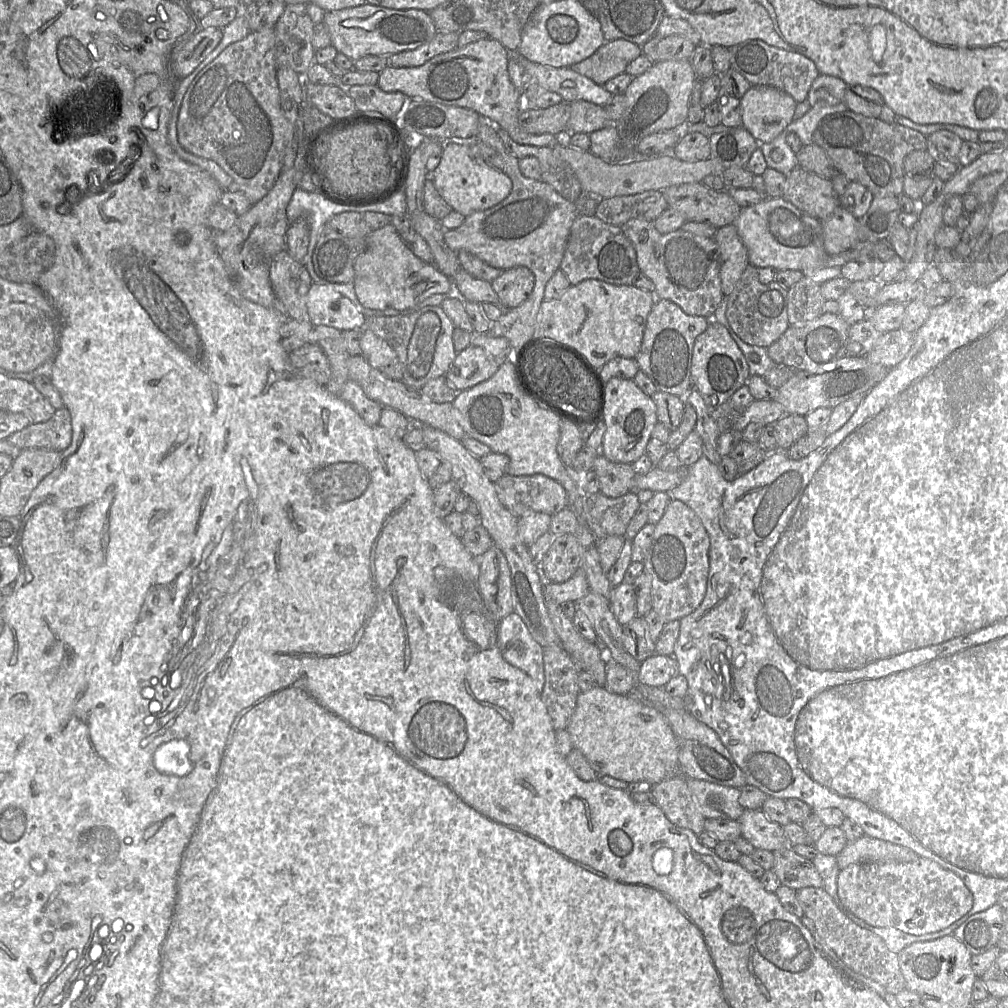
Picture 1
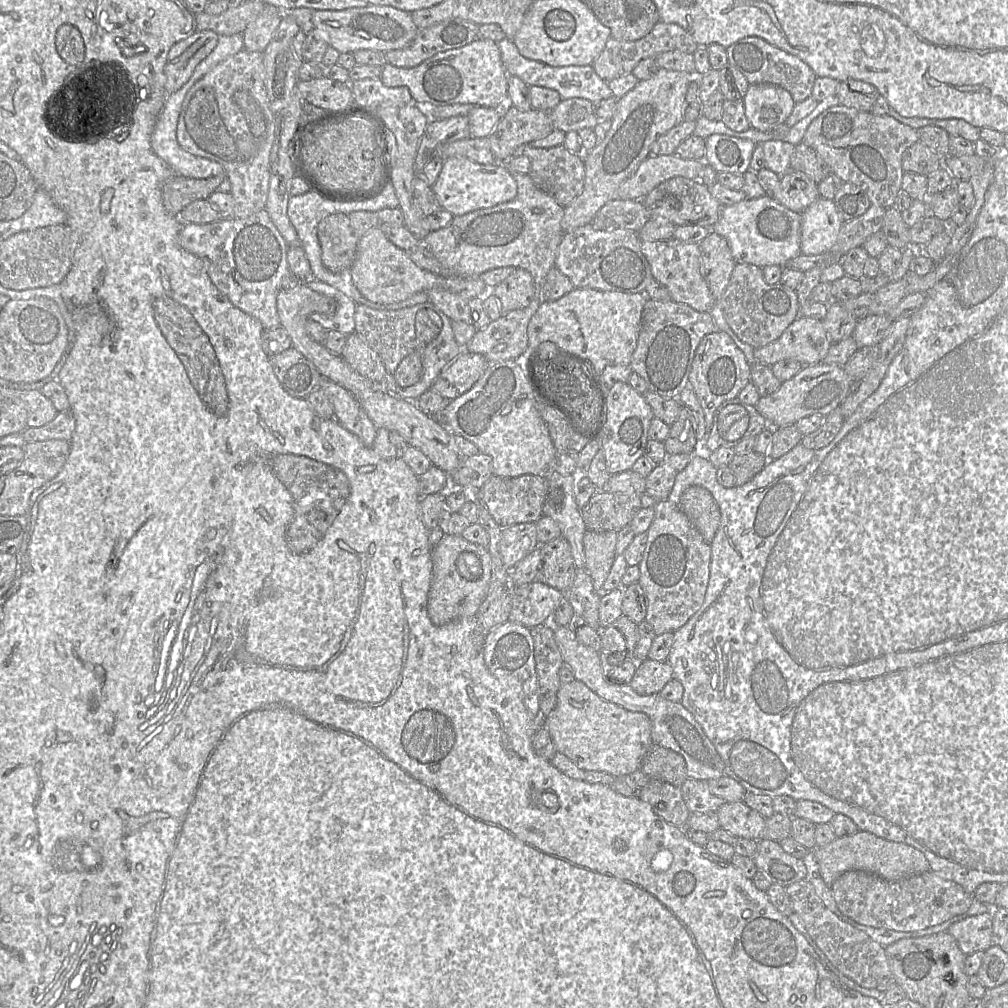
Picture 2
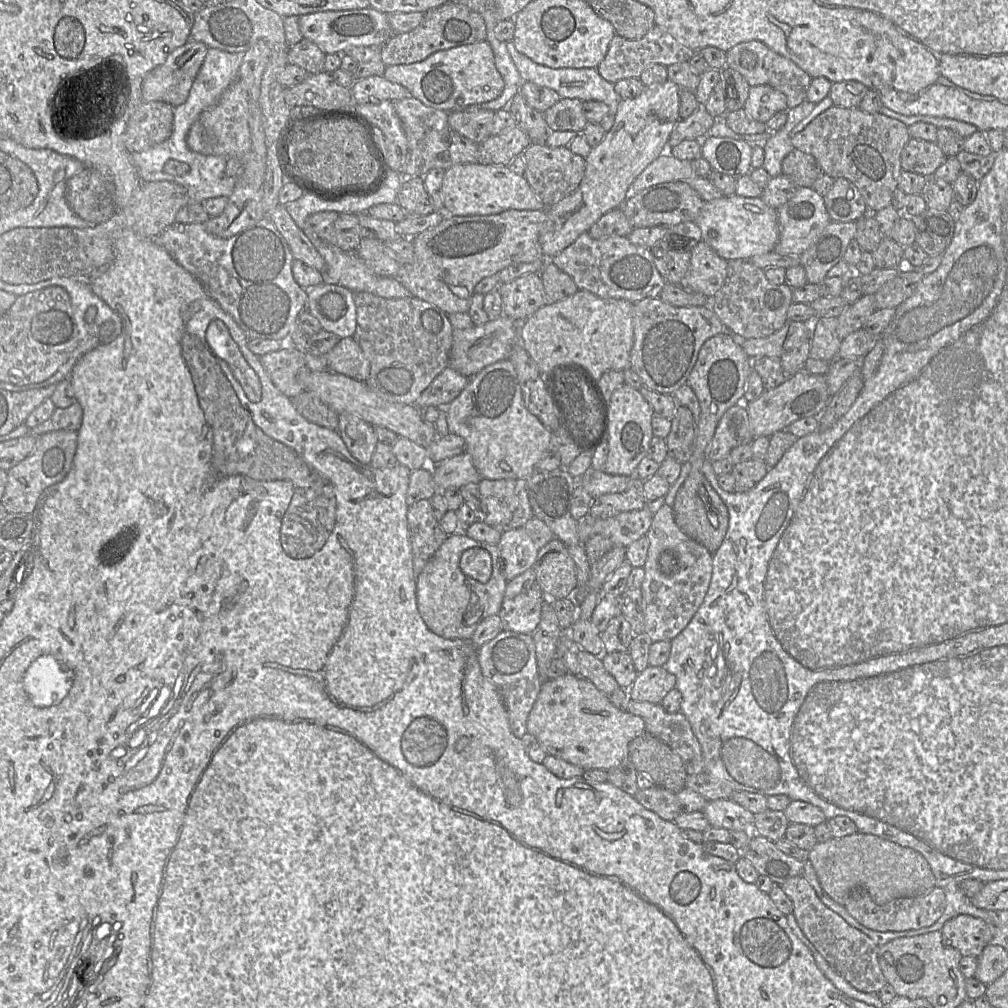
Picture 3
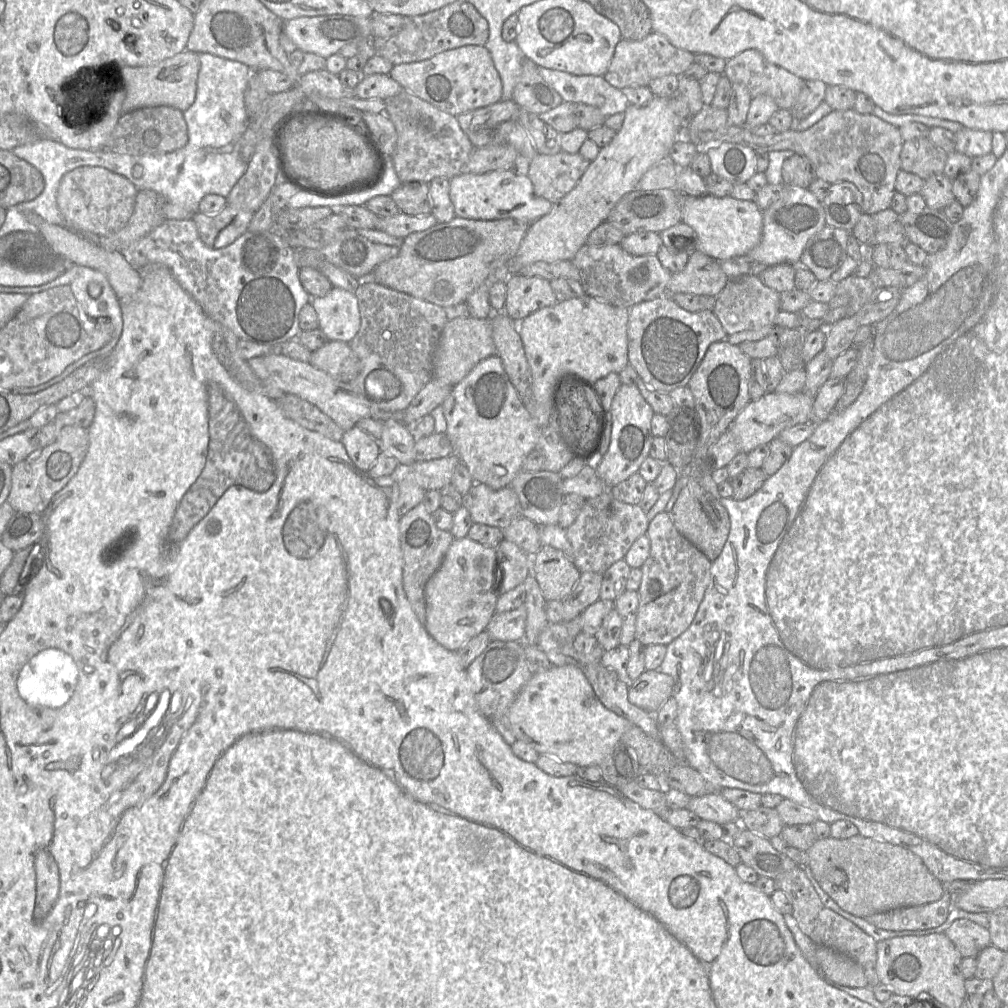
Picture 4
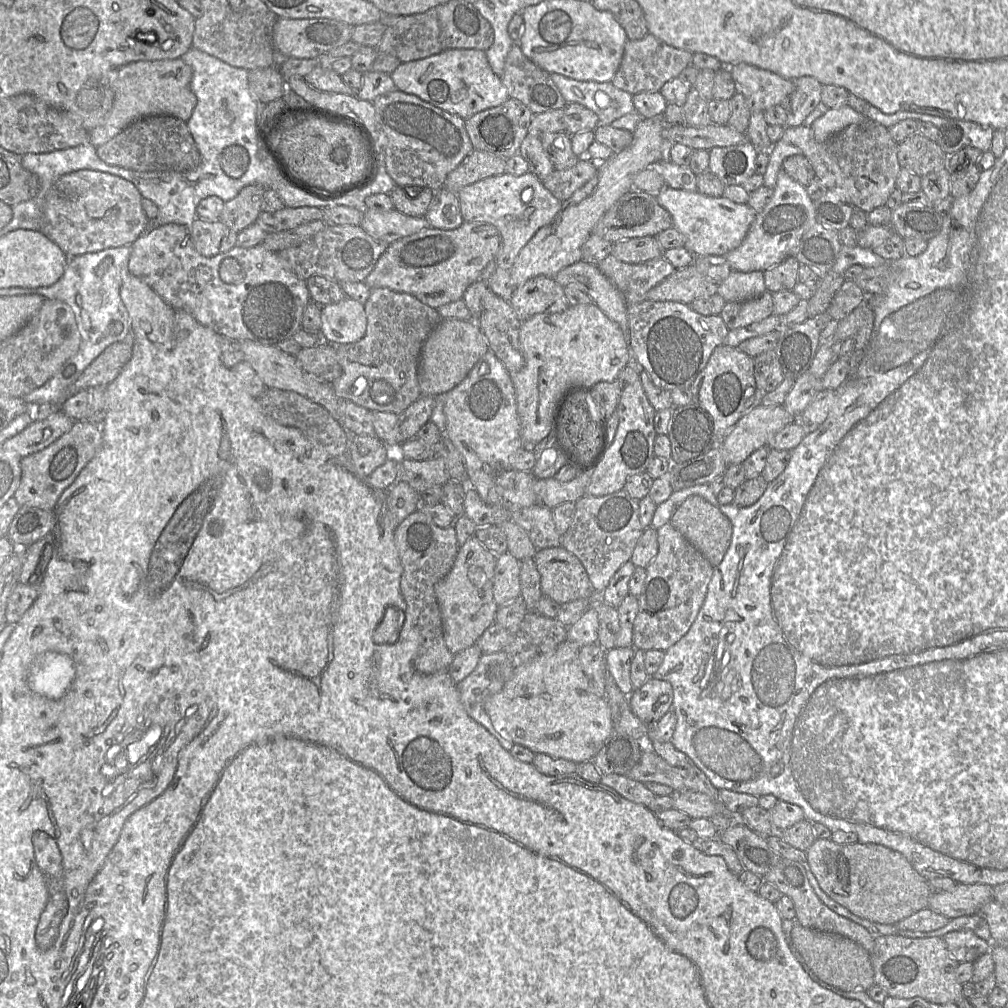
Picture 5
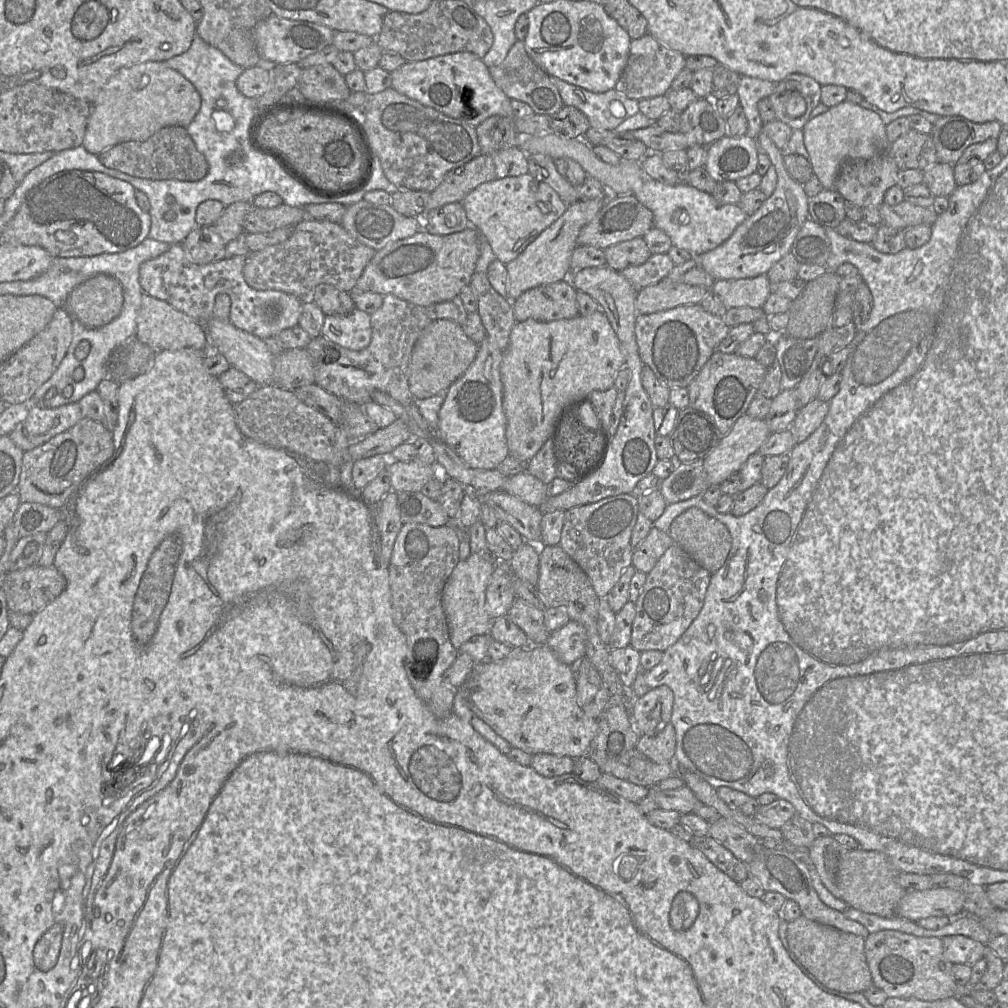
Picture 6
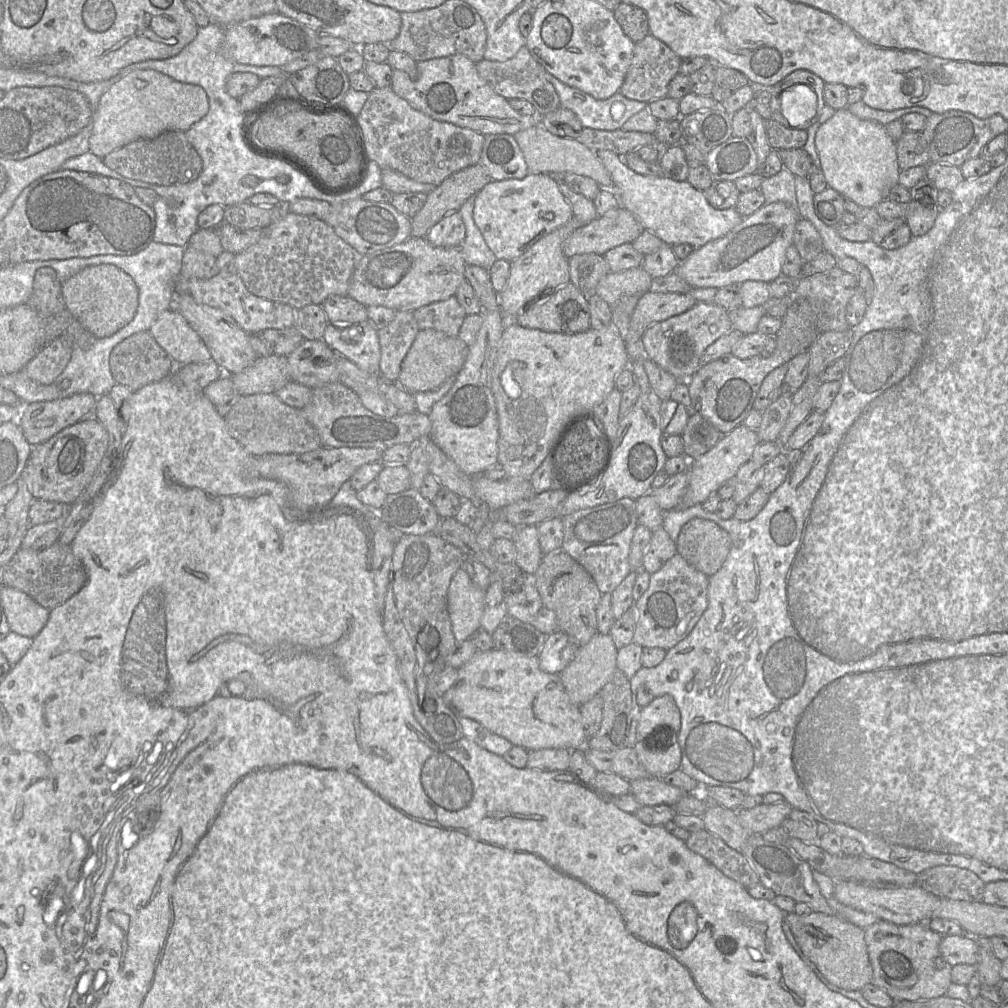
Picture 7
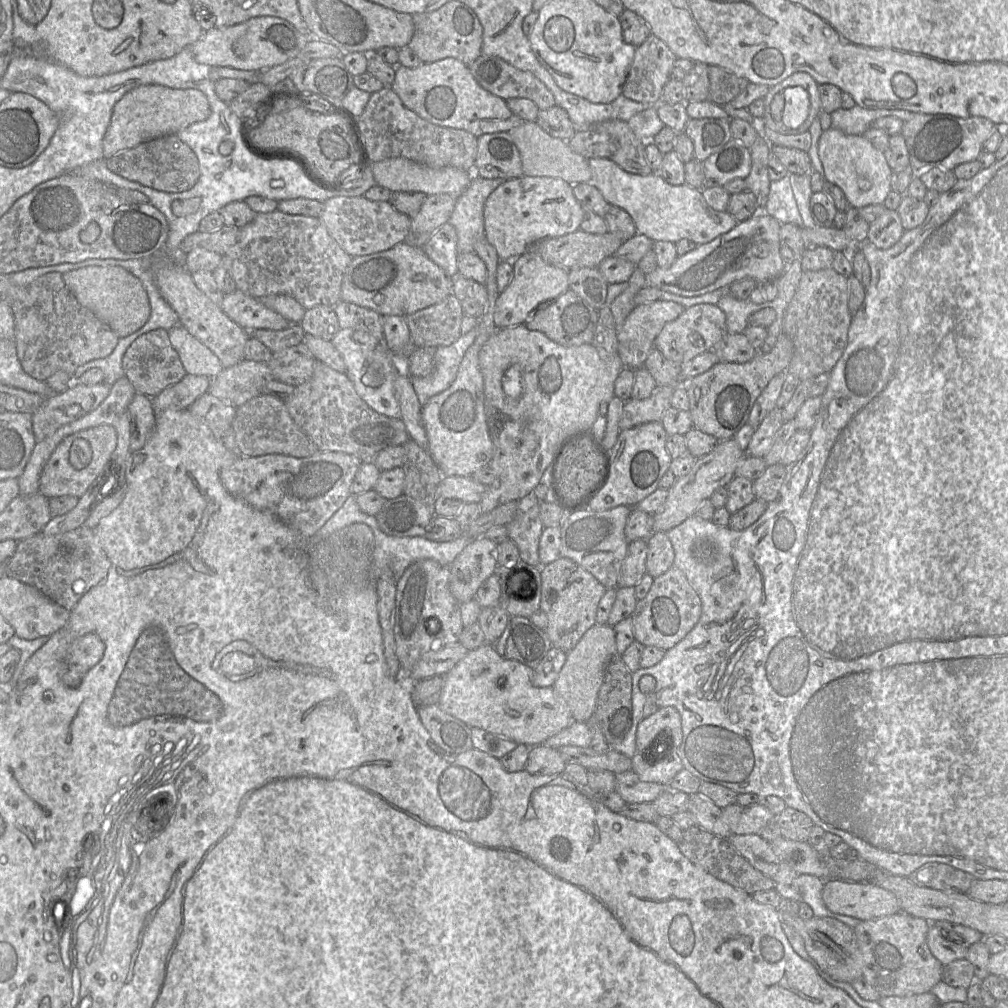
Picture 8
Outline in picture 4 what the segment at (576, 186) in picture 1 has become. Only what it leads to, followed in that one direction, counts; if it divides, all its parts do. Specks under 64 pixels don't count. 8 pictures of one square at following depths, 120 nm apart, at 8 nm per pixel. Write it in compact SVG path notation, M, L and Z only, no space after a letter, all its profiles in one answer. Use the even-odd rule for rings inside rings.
M579 152L537 153L530 160L527 176L533 184L534 194L554 204L576 186L590 162Z

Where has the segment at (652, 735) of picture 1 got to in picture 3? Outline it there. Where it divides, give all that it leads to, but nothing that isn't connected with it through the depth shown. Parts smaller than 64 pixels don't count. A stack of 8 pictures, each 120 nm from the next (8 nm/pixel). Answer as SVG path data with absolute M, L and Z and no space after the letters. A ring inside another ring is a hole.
M572 673L542 682L526 725L547 755L584 770L608 770L619 765L629 756L629 743L645 731L640 716L619 709L591 681Z

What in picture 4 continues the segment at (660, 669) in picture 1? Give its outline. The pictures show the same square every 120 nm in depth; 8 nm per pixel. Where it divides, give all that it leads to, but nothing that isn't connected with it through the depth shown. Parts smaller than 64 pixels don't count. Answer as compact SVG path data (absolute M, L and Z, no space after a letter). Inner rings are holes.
M645 670L629 687L628 699L635 706L654 714L672 696L672 691L673 677L658 670Z

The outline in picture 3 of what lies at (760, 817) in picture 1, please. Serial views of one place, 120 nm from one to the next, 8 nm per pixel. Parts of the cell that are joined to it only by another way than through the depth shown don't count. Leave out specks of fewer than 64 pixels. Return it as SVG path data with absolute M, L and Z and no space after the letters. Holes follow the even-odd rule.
M729 799L709 800L702 811L709 825L728 831L751 831L754 814Z

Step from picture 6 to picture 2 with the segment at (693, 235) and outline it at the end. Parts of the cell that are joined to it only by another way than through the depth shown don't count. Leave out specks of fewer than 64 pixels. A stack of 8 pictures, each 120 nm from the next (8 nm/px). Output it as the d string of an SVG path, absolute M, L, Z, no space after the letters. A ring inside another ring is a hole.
M764 195L755 199L744 199L723 206L719 219L711 231L725 238L736 263L748 263L763 268L767 265L785 265L801 253L801 214L794 212Z

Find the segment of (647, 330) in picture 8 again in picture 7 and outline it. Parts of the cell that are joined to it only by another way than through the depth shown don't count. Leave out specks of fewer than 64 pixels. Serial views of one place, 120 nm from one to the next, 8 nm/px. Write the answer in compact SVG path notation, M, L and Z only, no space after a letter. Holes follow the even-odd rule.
M647 291L640 297L634 309L624 344L642 340L644 332L651 325L682 314L696 304L697 301L686 293Z

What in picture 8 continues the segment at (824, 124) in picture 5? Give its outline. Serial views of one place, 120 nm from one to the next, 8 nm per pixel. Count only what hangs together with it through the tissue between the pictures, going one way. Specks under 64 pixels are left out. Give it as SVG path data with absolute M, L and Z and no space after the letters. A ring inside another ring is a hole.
M830 128L823 131L818 143L818 154L824 167L824 177L837 185L850 206L857 209L873 204L884 204L892 191L890 168L885 153L876 149L864 135L847 135Z

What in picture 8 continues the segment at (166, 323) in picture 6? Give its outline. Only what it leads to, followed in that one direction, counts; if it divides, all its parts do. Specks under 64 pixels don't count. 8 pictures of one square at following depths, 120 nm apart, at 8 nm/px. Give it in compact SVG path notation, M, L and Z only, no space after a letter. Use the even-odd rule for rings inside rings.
M182 325L167 330L171 345L177 351L187 374L214 378L224 367L217 356Z

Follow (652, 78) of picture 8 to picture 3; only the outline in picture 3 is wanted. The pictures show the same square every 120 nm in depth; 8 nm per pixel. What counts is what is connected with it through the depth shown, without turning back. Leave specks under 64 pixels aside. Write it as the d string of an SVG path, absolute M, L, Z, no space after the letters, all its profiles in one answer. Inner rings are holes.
M655 24L644 37L638 40L629 40L616 34L609 44L605 58L596 69L605 80L615 84L622 79L639 78L650 65L662 64L668 67L689 61L695 53L696 50L679 43L671 34Z

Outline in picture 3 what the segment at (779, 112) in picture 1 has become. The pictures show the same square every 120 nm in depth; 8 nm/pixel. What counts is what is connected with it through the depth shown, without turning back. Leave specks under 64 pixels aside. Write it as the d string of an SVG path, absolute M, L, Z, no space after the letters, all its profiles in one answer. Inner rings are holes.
M767 85L750 86L743 108L749 117L763 123L776 113L790 109L785 94Z

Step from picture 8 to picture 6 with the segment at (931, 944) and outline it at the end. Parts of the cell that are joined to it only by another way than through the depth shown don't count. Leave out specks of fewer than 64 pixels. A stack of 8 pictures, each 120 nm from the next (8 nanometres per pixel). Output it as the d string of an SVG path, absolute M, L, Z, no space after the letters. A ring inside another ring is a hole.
M951 935L941 938L943 942L944 955L953 964L974 965L984 957L985 947L964 935Z

